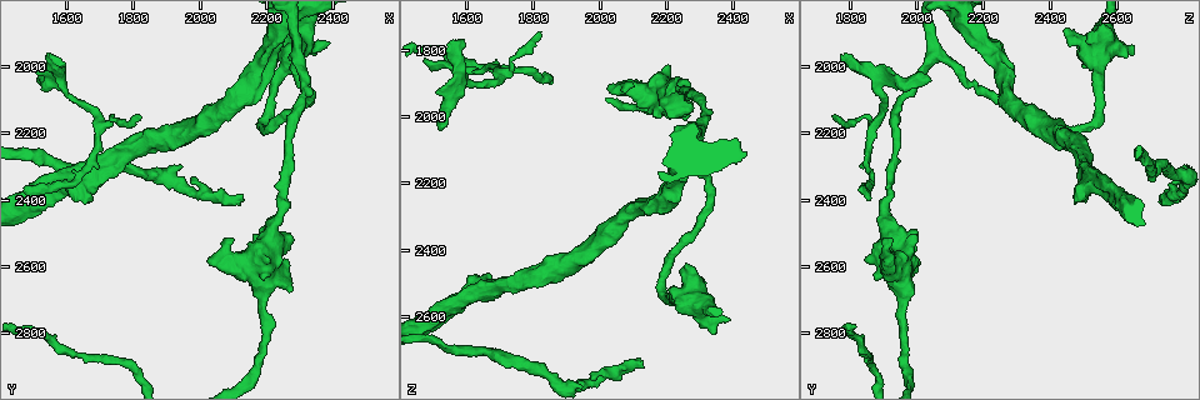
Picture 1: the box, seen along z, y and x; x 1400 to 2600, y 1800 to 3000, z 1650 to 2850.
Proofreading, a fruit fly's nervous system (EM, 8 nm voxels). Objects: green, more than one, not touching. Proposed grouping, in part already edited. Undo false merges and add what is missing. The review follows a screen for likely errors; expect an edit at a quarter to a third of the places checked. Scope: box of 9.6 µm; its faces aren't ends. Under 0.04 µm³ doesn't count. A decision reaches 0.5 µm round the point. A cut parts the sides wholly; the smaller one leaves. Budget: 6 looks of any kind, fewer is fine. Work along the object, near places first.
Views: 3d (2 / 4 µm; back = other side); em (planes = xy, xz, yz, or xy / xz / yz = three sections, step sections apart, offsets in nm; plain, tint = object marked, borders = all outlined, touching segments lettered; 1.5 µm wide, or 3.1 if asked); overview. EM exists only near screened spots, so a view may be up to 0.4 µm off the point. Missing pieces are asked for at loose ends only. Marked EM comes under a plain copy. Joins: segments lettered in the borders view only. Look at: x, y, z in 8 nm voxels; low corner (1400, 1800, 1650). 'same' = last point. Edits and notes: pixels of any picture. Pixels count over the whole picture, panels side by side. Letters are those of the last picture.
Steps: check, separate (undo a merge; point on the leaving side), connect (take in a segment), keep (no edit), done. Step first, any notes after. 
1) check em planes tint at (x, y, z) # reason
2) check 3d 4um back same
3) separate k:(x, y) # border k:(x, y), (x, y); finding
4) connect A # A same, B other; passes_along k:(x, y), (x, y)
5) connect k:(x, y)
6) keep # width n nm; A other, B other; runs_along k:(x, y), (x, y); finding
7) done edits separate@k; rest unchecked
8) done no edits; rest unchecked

check em yz step 8 borders at (1550, 1970, 1780) # an open end

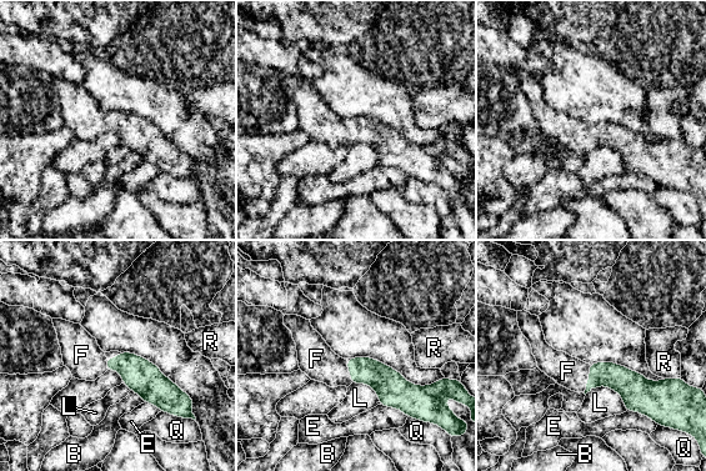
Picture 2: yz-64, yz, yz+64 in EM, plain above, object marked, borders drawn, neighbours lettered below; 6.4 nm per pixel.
connect F # B other, E other, F same, L other, Q other, R other; passes_along 2:(617, 377), (589, 379), (567, 371); it goes on there

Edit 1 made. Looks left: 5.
check overview

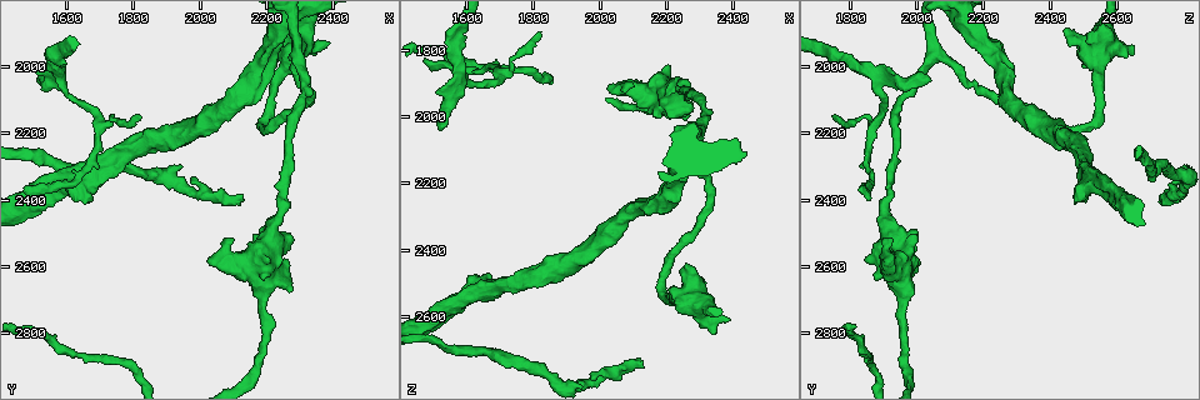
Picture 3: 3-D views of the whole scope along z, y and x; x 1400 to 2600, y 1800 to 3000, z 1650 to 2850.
check em planes borders at (2120, 2380, 2740) # branch stops here

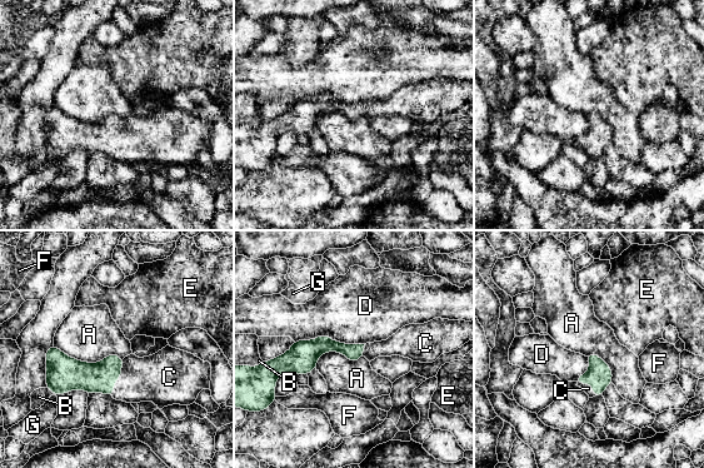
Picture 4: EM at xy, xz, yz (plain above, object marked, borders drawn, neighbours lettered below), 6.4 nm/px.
connect C # A other, B other, C same, D other, E other, F other, G other; it goes on there

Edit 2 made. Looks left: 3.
check em xy step 4 borders at (2230, 2450, 1900) # calibre changes

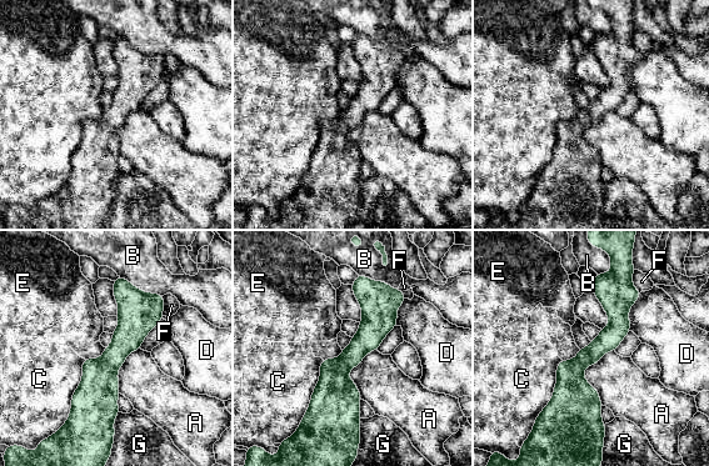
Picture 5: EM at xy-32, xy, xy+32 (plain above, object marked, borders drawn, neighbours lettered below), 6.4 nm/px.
keep # A other, B other, C other, D other, E other, F other, G other; runs_along 5:(604, 277), (615, 330), (578, 367), (582, 422); all the same cell

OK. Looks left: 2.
done edits connect@2, connect@4; rest unchecked

